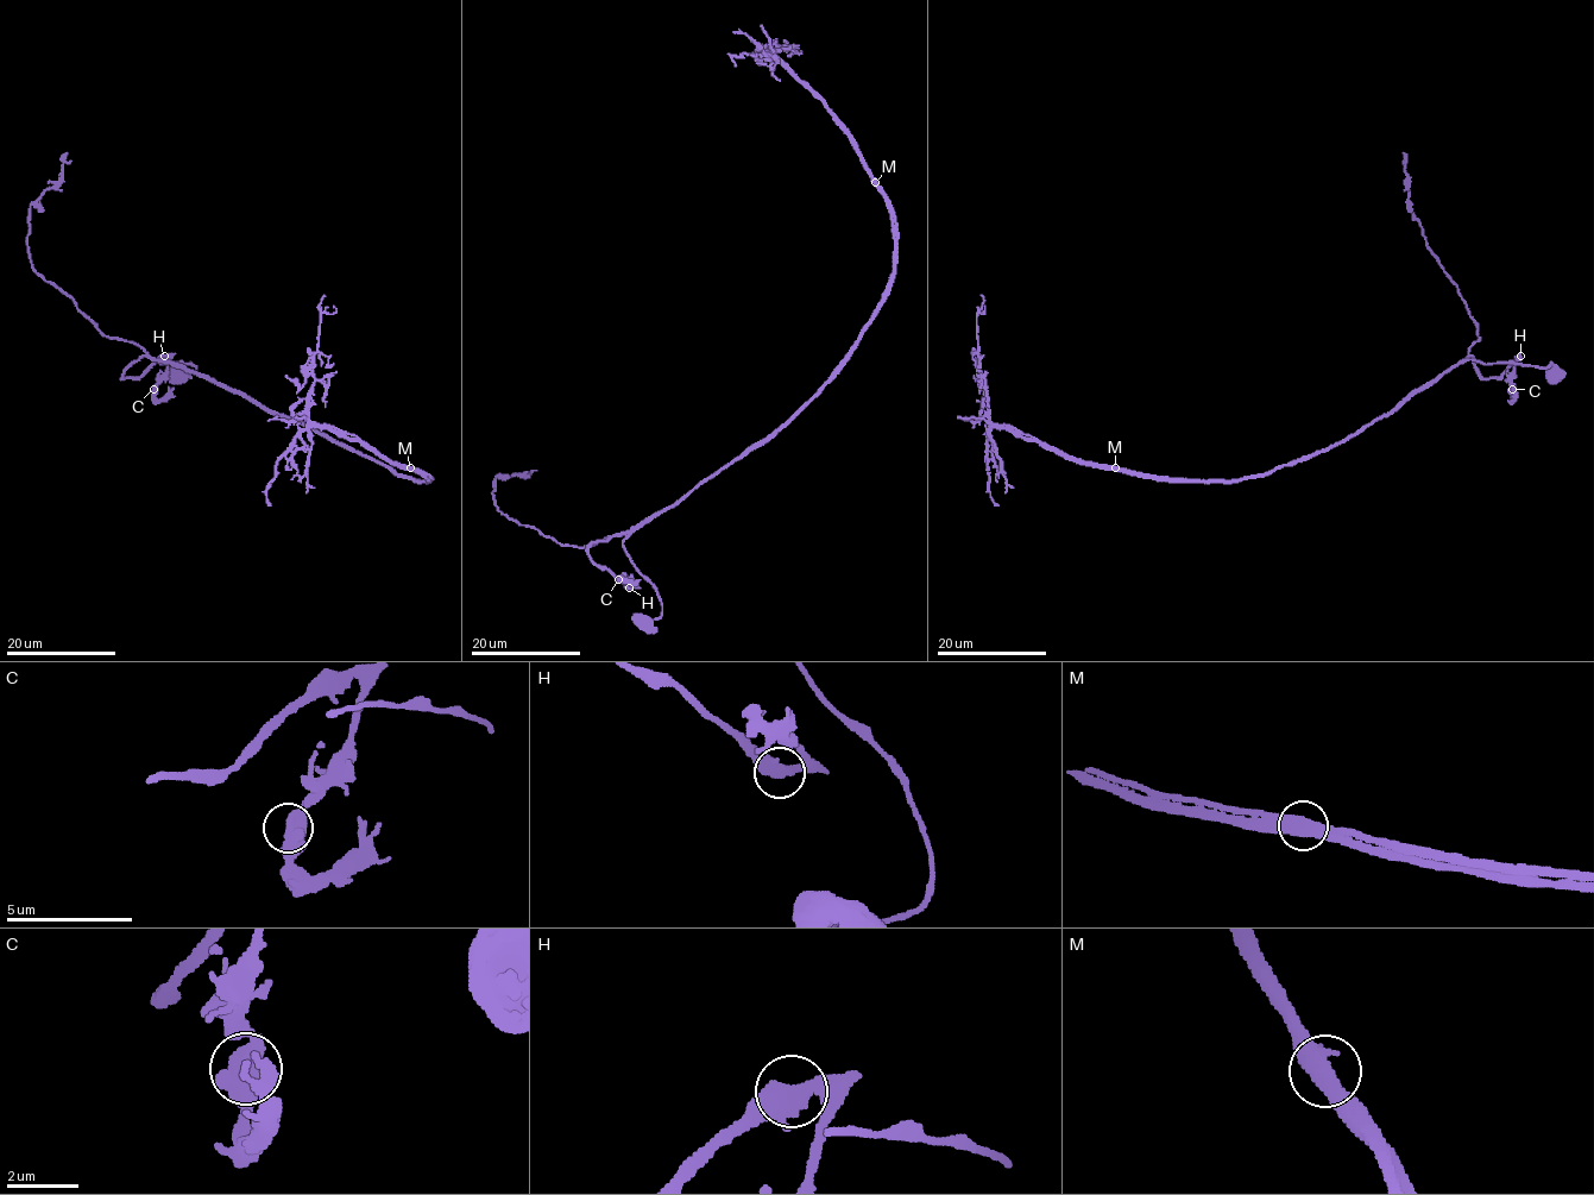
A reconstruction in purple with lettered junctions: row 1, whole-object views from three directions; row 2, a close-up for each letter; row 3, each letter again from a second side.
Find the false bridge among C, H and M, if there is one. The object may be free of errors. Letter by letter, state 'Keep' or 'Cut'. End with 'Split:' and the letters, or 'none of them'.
C: Keep
H: Keep
M: Cut
Split: M

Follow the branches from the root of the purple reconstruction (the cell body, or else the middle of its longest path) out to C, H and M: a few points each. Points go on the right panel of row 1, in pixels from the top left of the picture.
C: (1556, 373), (1551, 363), (1484, 364), (1467, 358), (1484, 378), (1498, 378), (1519, 358), (1512, 389)
H: (1556, 373), (1551, 363), (1535, 368), (1467, 360), (1474, 359), (1484, 378), (1498, 378), (1520, 356)
M: (1556, 373), (1551, 363), (1535, 368), (1466, 359), (1344, 440), (1266, 473), (1237, 480), (1161, 480), (1114, 469)

